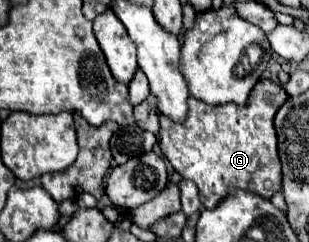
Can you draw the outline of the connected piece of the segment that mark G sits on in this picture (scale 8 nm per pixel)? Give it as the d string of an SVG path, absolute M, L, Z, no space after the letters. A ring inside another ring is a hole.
M260 80L244 106L228 104L214 108L190 96L190 110L182 124L160 114L158 144L162 154L182 178L196 182L204 208L216 208L218 202L230 194L230 188L250 190L266 200L282 190L274 116L286 98L288 94L282 86L272 84L270 80Z

